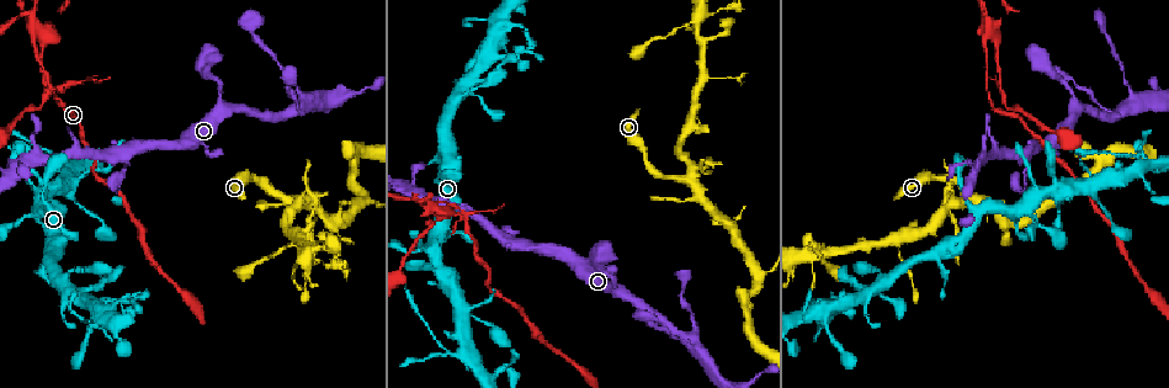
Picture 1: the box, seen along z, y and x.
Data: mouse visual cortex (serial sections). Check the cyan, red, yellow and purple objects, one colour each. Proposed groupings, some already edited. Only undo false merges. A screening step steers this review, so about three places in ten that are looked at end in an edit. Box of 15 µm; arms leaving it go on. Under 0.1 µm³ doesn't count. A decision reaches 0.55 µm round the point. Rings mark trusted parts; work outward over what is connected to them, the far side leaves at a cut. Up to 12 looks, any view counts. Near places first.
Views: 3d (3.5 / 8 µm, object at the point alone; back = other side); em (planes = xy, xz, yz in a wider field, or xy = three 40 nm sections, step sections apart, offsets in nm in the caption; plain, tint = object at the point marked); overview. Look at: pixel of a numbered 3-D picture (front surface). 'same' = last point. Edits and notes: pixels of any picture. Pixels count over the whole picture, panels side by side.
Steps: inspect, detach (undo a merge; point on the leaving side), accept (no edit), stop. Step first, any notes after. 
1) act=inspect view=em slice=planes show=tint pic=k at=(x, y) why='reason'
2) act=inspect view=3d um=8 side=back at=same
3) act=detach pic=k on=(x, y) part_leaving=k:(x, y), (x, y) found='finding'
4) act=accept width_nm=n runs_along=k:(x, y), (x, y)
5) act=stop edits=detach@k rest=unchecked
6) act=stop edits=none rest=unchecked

act=inspect view=3d um=3.5 pic=1 at=(295, 85) why='calibre changes'

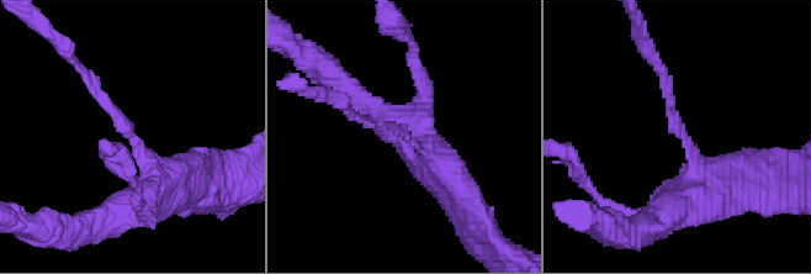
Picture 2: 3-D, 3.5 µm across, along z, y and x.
act=accept runs_along=2:(146, 195), (149, 161), (74, 62) found='one cell here'

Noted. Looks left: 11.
act=inspect view=3d um=3.5 side=back pic=1 at=(758, 273) why='thick turns thin'

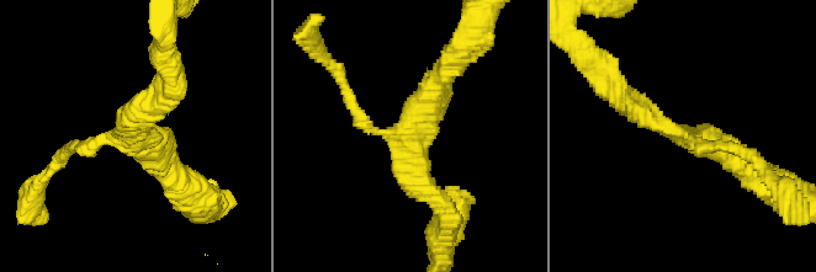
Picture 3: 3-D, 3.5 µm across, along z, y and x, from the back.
act=inspect view=em slice=xy step=5 show=tint pic=3 at=(403, 135) arms=3 arm_widths_nm=150,300,350

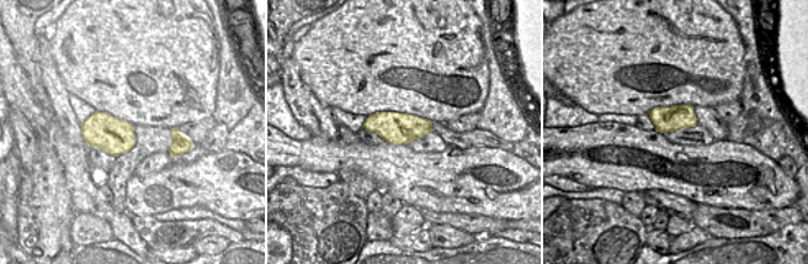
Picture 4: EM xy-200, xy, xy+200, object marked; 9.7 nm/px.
act=accept width_nm=320 runs_along=3:(746, 163), (623, 99) found='continuous, no second cell'

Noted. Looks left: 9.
act=inspect view=3d um=3.5 pic=1 at=(35, 34) why='two arms in line, one across'

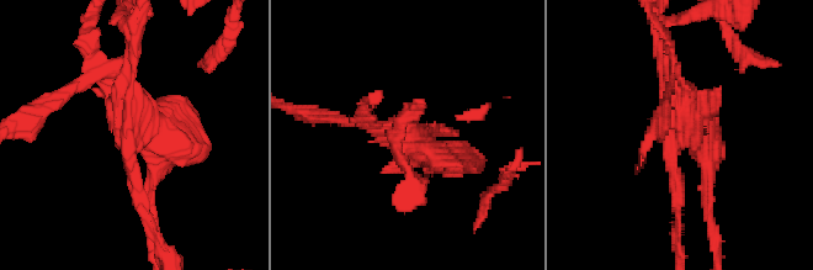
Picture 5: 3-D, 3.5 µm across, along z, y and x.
act=inspect view=em slice=xy step=5 show=tint pic=5 at=(689, 139)

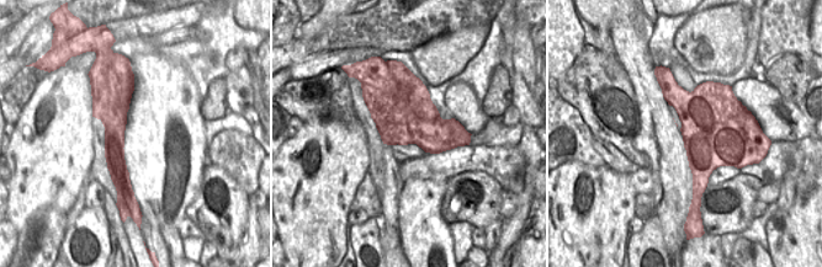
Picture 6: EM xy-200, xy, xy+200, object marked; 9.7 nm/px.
act=detach pic=5 on=(149, 185) part_leaving=5:(680, 142), (708, 153), (711, 224) found='two cells meet here'

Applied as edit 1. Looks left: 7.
act=inspect view=overview

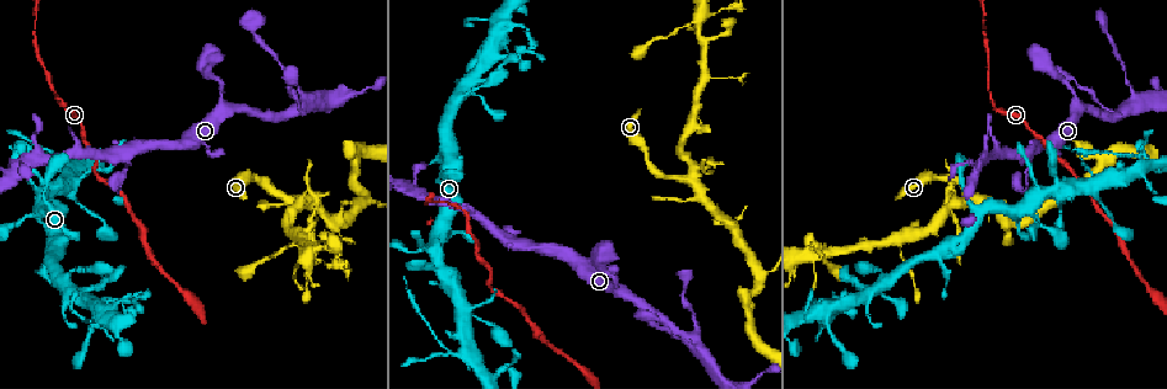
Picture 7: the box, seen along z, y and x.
act=inspect view=3d um=3.5 pic=7 at=(468, 345) why='two arms in line, one across'

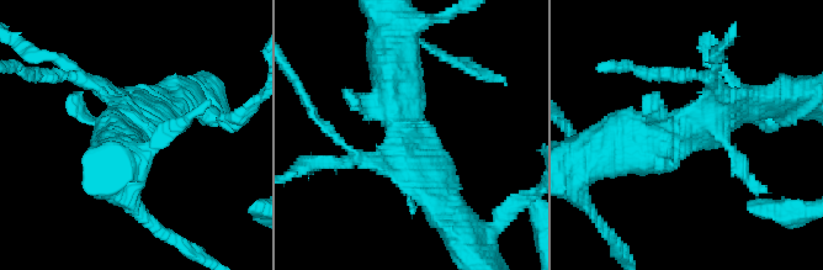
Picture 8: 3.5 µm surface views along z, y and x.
act=inspect view=em slice=xy step=1 show=tint pic=8 at=(405, 127)

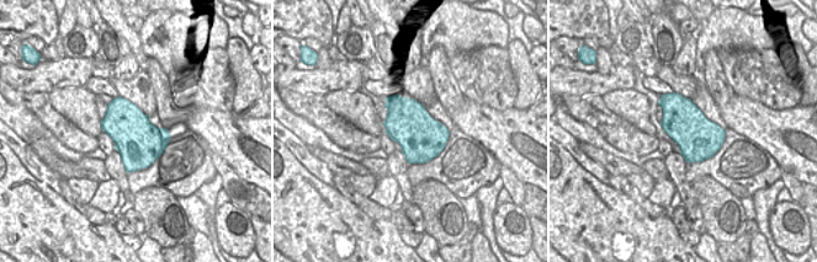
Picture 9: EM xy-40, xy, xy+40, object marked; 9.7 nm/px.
act=accept runs_along=8:(394, 53), (433, 185) found='continuous, no second cell'

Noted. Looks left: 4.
act=inspect view=3d um=8 pic=7 at=(688, 176) why='sudden change in width'

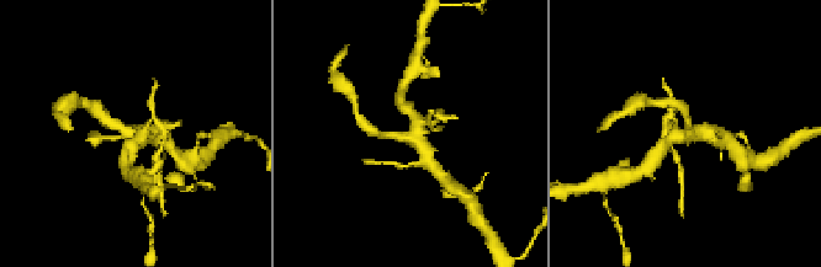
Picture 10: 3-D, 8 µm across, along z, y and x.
act=inspect view=em slice=xy step=2 show=tint pic=10 at=(691, 132) arms=4 arm_widths_nm=150,250,300,450 why='now the EM'

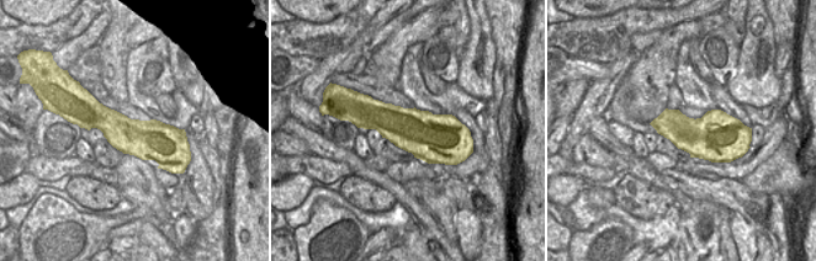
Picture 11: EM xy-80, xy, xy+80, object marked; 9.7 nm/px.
act=accept runs_along=10:(104, 118), (142, 137), (132, 147) found='one cell here'

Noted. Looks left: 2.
act=stop edits=detach@5 rest=unchecked

